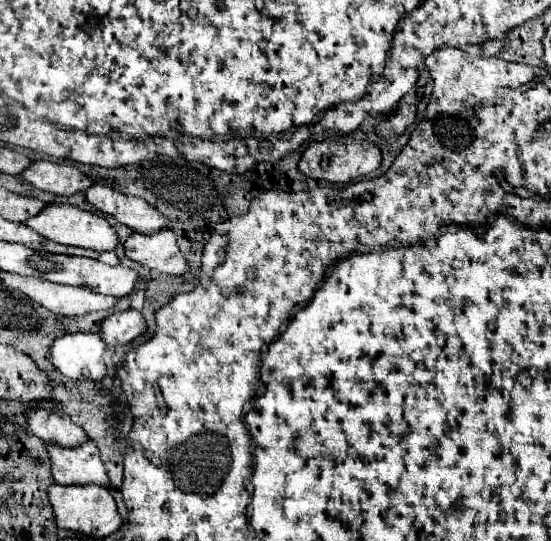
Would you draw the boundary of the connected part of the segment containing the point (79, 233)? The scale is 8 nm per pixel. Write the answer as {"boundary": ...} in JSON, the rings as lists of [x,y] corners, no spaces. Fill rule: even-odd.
{"boundary":[[[56,203],[46,205],[44,211],[38,213],[36,217],[28,219],[26,225],[30,229],[34,229],[38,235],[42,235],[50,241],[62,243],[62,245],[74,245],[74,247],[84,247],[84,249],[92,249],[92,251],[114,251],[118,245],[116,229],[108,219],[104,219],[98,213],[90,213],[80,207],[74,207],[74,205],[56,205]]]}

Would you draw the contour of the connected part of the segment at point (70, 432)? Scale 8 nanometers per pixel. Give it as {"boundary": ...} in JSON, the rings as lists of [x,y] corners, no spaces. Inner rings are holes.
{"boundary":[[[36,409],[28,411],[28,427],[44,443],[56,443],[60,447],[80,447],[88,441],[82,427],[74,425],[60,409]]]}

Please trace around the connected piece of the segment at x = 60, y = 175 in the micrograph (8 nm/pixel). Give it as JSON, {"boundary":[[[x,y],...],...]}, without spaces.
{"boundary":[[[34,161],[28,171],[22,173],[22,179],[32,183],[36,189],[54,195],[74,195],[94,185],[94,181],[88,179],[80,169],[54,161]]]}

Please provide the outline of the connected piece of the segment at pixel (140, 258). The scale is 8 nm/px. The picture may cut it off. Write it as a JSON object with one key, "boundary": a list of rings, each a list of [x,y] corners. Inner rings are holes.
{"boundary":[[[164,229],[156,235],[132,233],[124,243],[124,253],[132,261],[160,273],[184,275],[188,271],[188,261],[178,247],[176,235],[170,229]]]}

